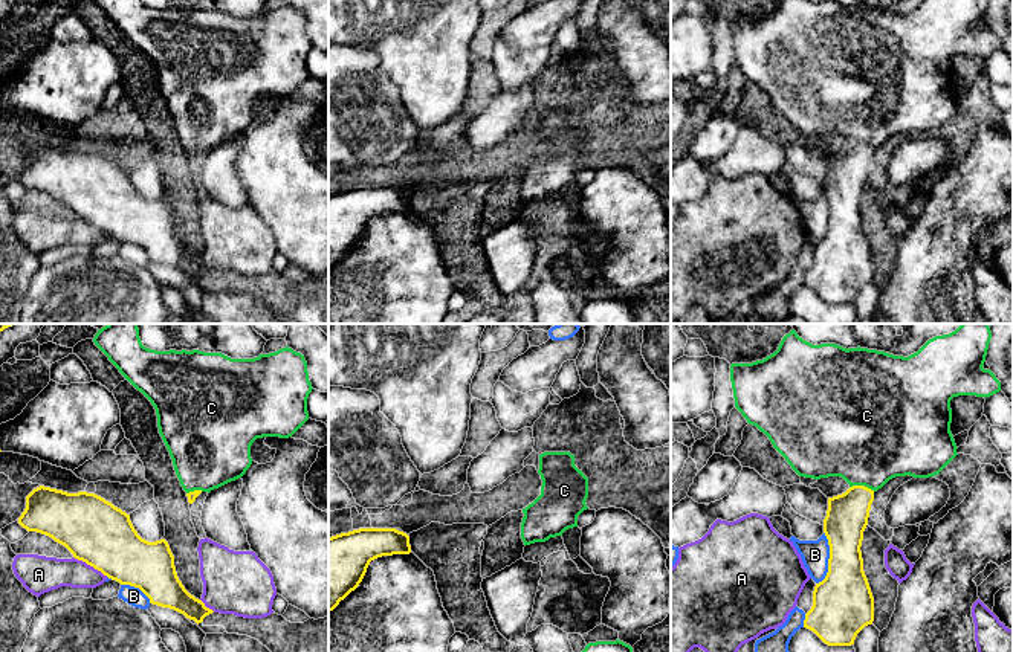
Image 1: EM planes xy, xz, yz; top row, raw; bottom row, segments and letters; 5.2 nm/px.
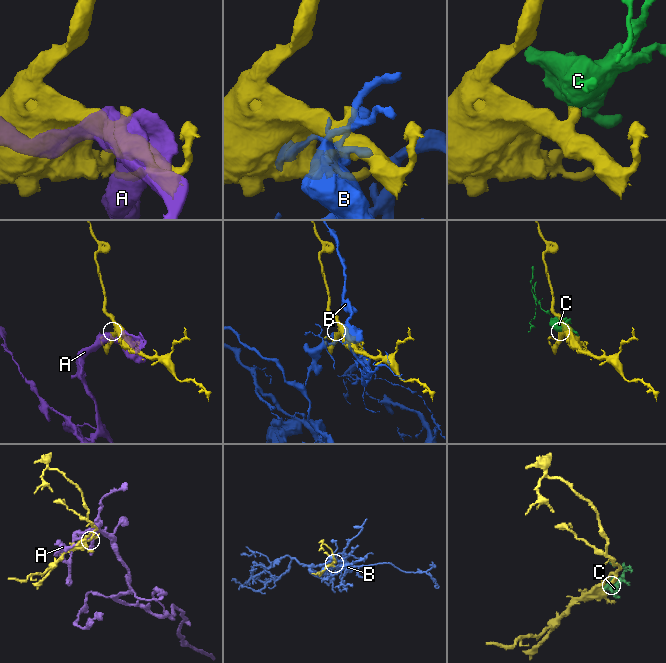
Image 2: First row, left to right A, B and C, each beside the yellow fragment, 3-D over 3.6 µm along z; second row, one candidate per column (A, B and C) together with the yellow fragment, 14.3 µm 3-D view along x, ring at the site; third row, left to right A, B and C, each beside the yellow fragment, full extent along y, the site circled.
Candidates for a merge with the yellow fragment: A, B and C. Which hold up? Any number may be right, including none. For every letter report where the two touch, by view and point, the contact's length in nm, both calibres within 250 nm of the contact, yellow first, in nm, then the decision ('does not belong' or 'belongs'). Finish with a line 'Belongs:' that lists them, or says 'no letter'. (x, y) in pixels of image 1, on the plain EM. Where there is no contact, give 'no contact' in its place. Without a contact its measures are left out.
A: meets yellow in xy at (90, 223); contact 220 nm long; 340 nm thick on the yellow side, 180 nm on the other; does not belong
B: meets yellow in yz at (828, 217); contact 280 nm long; 320 nm thick on the yellow side, 150 nm on the other; does not belong
C: meets yellow in yz at (862, 144); contact 140 nm long; 220 nm thick on the yellow side, 480 nm on the other; belongs
Belongs: C

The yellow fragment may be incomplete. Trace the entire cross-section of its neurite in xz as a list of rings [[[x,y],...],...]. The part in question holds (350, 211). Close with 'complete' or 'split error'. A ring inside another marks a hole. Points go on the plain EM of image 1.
[[[359,186],[328,195],[328,270],[359,244],[371,218],[409,211],[409,194],[396,186]]]; complete

